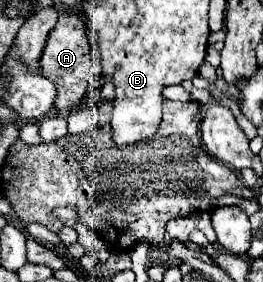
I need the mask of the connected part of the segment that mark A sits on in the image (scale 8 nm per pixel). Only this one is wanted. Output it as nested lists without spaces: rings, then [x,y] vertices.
[[[60,16],[56,28],[48,34],[46,46],[40,56],[42,76],[46,76],[56,86],[56,98],[54,98],[56,108],[70,108],[82,100],[82,96],[92,86],[88,82],[90,66],[92,66],[92,58],[90,58],[90,44],[88,44],[84,22],[78,16]]]

